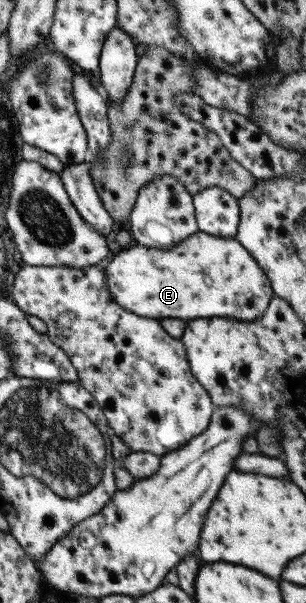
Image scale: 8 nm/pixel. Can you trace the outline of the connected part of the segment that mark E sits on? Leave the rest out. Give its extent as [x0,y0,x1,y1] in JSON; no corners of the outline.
[104,230,274,323]

